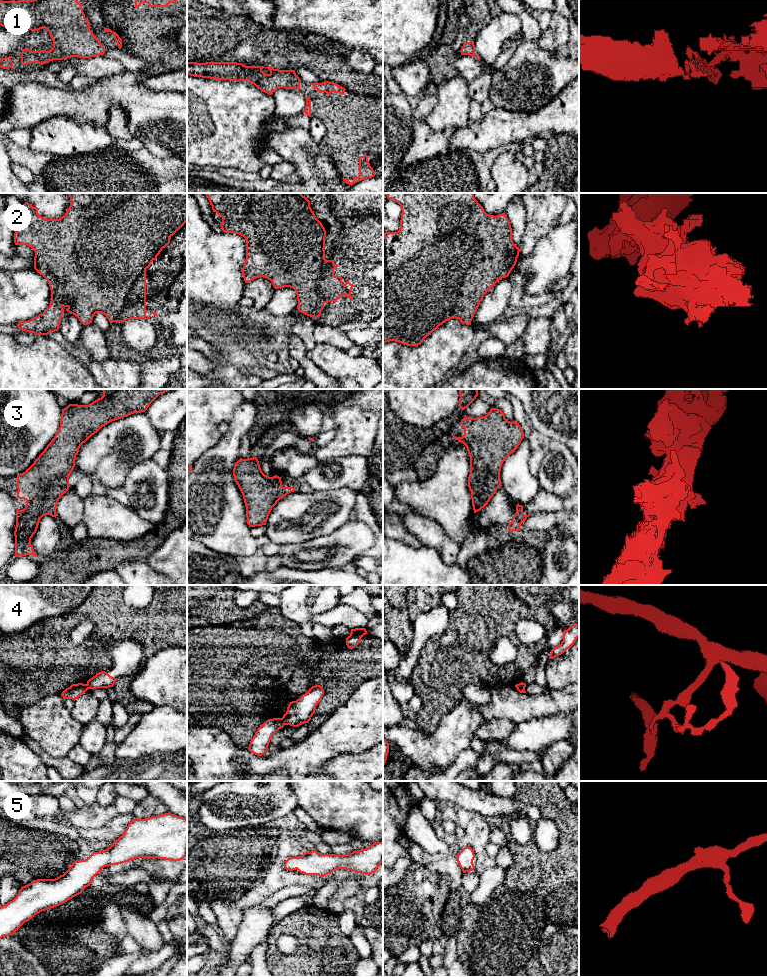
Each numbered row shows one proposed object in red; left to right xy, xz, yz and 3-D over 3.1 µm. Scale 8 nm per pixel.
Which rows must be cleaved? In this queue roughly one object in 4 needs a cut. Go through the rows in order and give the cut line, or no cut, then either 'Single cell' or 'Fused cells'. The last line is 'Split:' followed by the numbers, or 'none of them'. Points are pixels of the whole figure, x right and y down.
1: No split. Single cell
2: No split. Single cell
3: No split. Single cell
4: Split along xz (281, 718), (285, 724). Fused cells
5: No split. Single cell
Split: 4

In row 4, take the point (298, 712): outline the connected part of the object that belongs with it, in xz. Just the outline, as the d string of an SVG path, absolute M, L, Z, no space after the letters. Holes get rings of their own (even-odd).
M312 686L305 694L296 701L289 703L286 713L282 719L285 725L299 727L304 723L309 723L315 713L317 704L324 695L323 687Z

